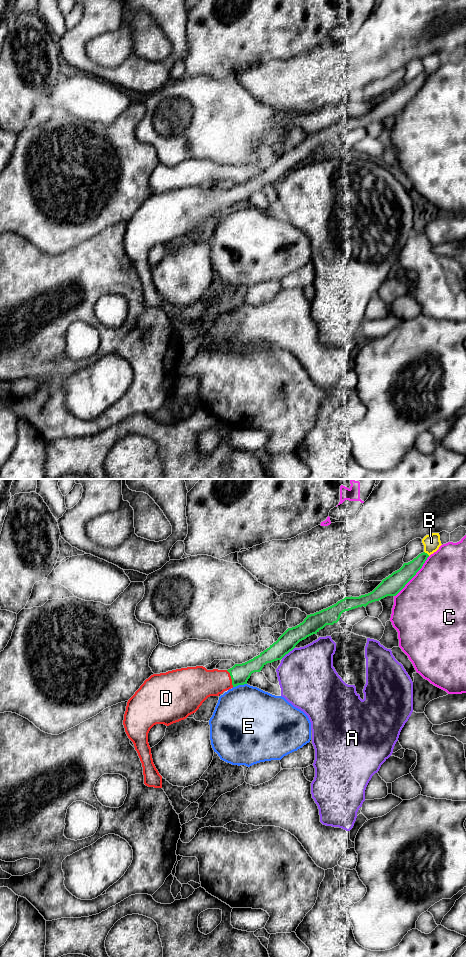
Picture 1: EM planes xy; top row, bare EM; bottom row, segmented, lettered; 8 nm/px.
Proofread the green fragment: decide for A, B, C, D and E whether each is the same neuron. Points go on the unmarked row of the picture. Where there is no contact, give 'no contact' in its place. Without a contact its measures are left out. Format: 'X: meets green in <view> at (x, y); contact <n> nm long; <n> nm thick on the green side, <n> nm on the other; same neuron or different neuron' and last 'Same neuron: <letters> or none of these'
A: meets green in xy at (287, 173); contact 140 nm long; 150 nm thick on the green side, 460 nm on the other; different neuron
B: meets green in xy at (426, 73); contact 60 nm long; 120 nm thick on the green side, 140 nm on the other; different neuron
C: meets green in xy at (414, 95); contact 440 nm long; 160 nm thick on the green side, 500 nm on the other; different neuron
D: meets green in xy at (231, 198); contact 150 nm long; 160 nm thick on the green side, 240 nm on the other; same neuron
E: meets green in xy at (239, 204); contact 120 nm long; 160 nm thick on the green side, 460 nm on the other; different neuron
Same neuron: D

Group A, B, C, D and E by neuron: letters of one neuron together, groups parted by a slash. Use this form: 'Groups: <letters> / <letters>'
Groups: A / B / C / D / E

